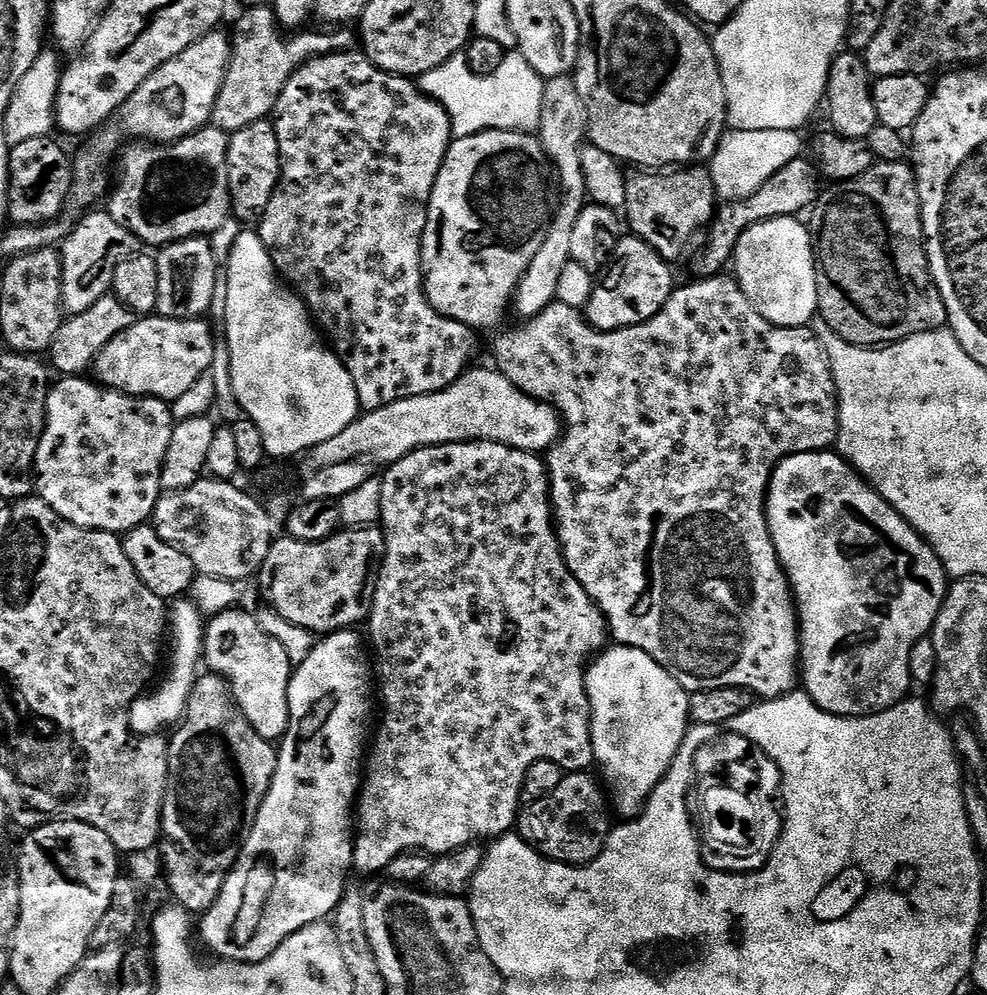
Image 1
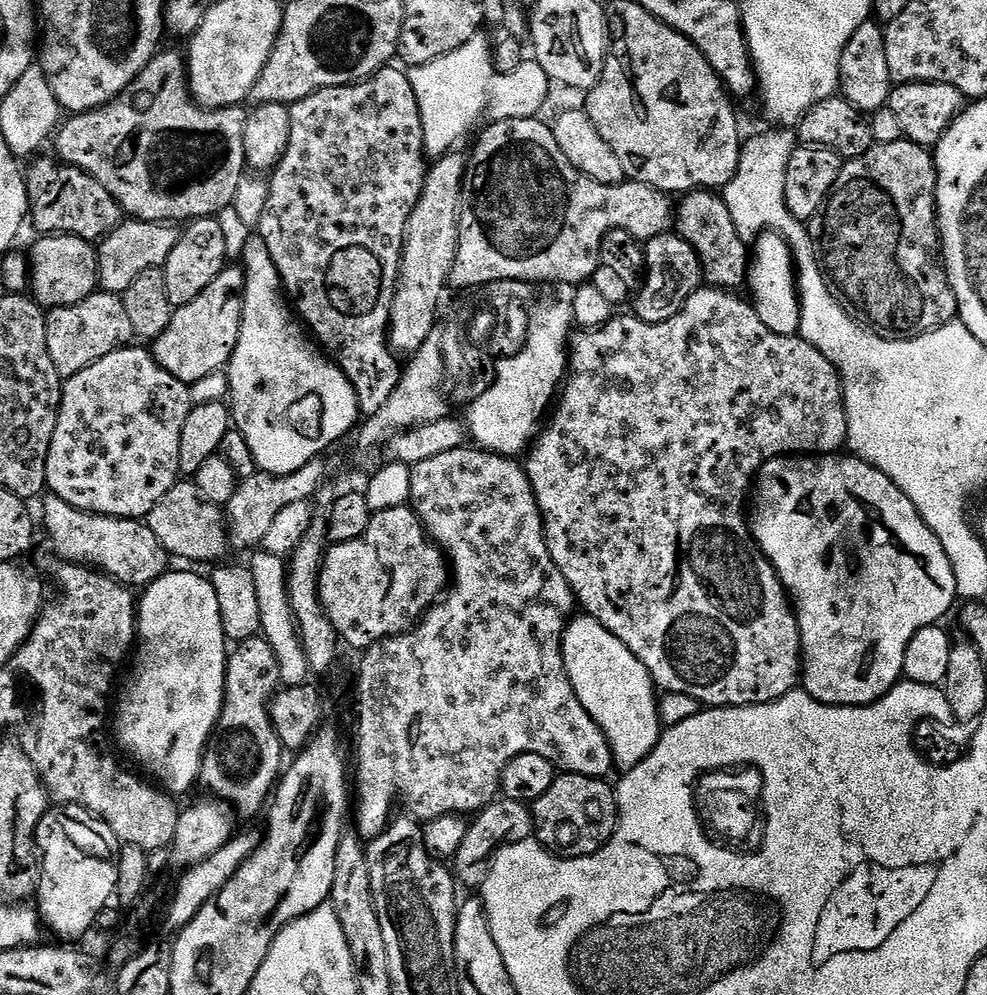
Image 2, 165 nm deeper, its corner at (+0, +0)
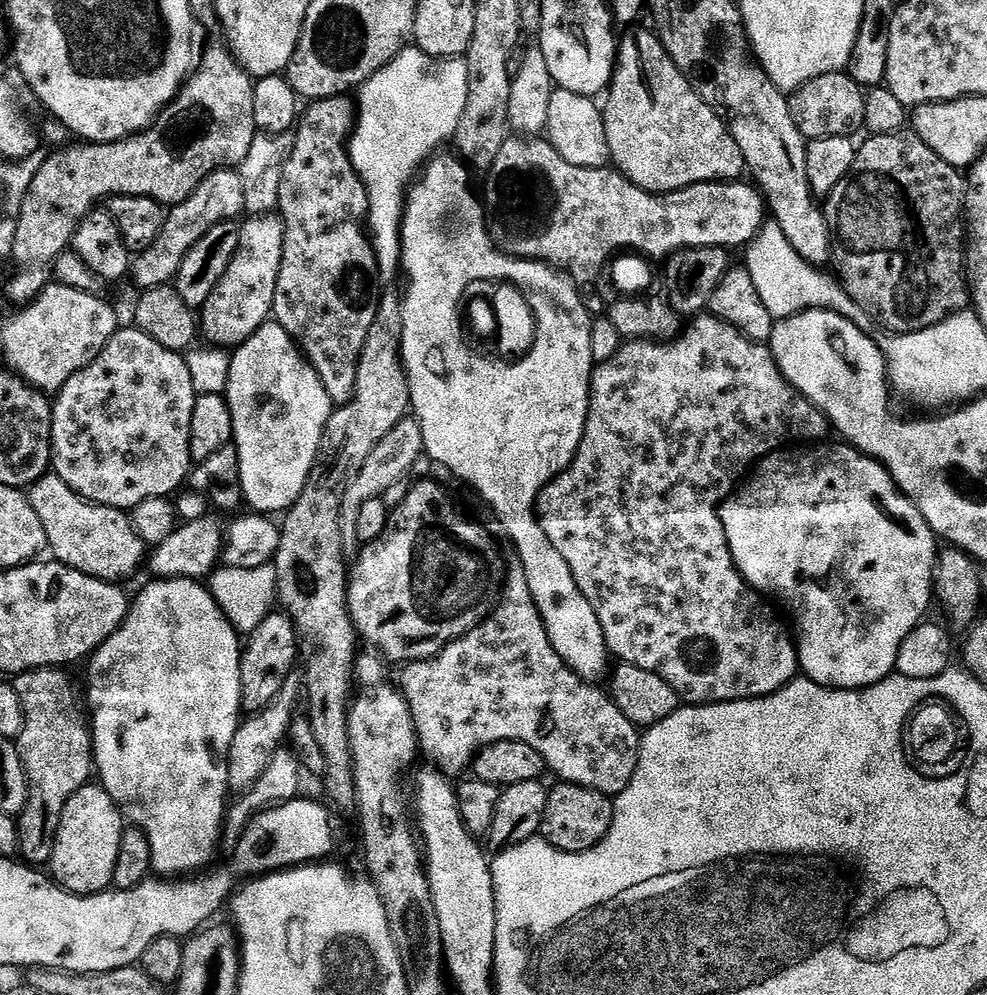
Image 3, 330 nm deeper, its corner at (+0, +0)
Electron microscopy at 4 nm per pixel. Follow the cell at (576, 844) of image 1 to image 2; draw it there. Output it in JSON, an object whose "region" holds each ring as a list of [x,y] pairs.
{"region":[[[557,775],[550,790],[531,805],[535,839],[561,858],[593,856],[616,833],[616,793],[608,782],[595,776]]]}

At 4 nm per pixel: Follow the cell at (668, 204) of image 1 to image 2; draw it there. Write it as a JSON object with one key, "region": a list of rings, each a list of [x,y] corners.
{"region":[[[701,190],[689,192],[681,200],[684,201],[674,208],[674,228],[696,252],[703,283],[725,290],[743,289],[748,279],[750,248],[738,234],[738,226],[734,226],[734,218],[730,218],[723,195],[712,190]]]}

